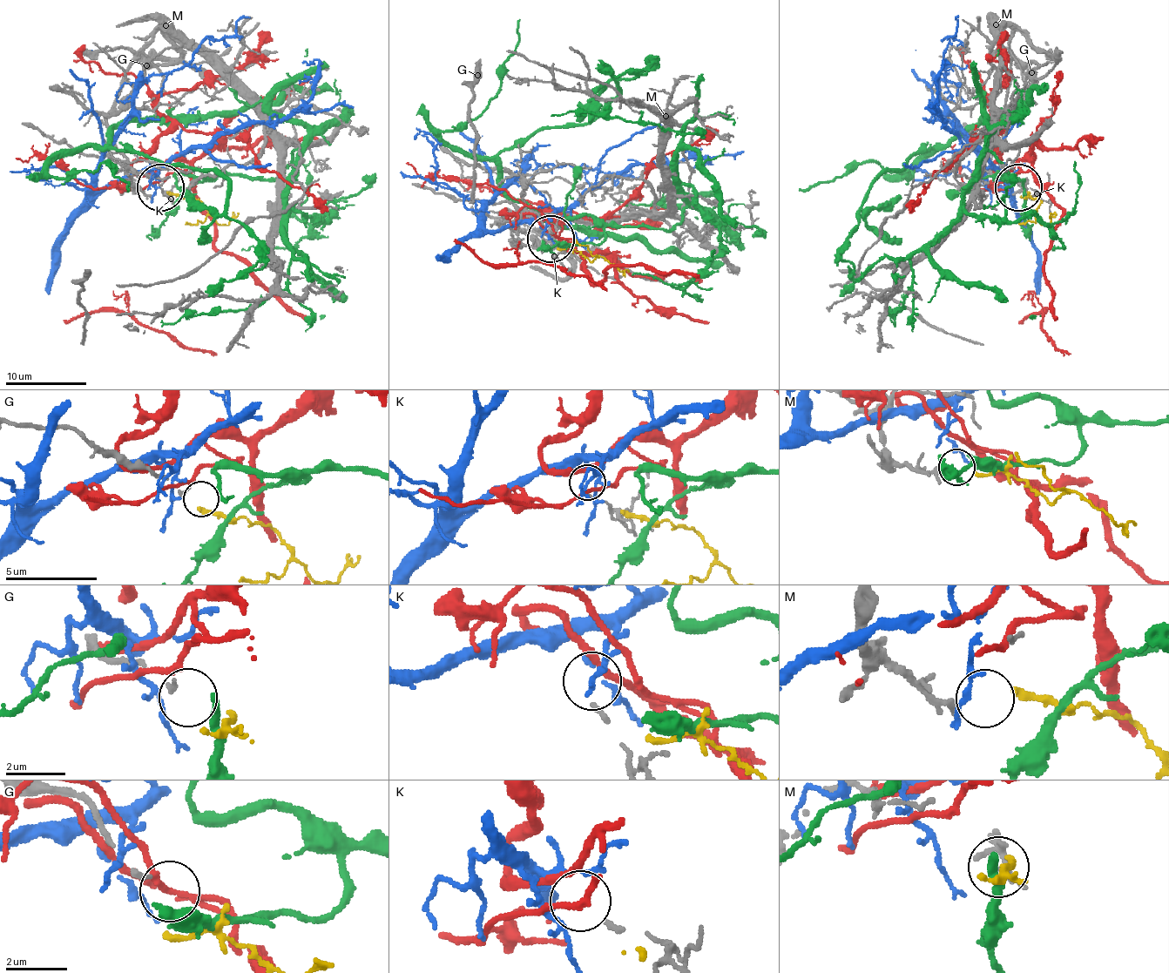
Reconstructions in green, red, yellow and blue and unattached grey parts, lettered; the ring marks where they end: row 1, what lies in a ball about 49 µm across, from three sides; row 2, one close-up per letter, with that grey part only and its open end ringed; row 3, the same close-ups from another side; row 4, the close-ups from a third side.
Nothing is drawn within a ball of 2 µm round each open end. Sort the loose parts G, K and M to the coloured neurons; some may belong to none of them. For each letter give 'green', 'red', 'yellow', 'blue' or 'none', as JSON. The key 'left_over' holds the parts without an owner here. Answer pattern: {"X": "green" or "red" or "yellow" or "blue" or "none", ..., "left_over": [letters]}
{"G": "none", "K": "blue", "M": "yellow", "left_over": ["G"]}

